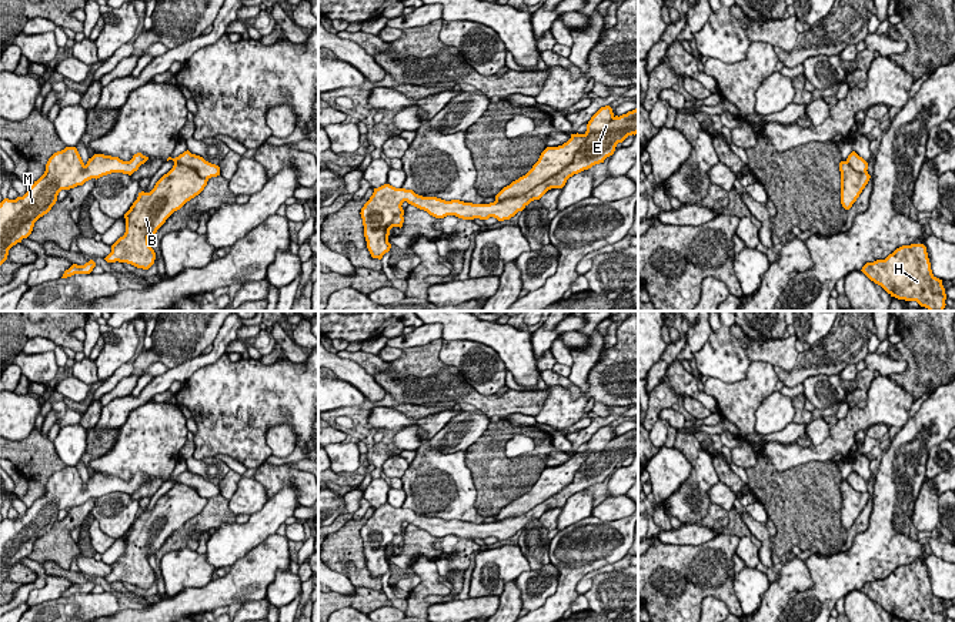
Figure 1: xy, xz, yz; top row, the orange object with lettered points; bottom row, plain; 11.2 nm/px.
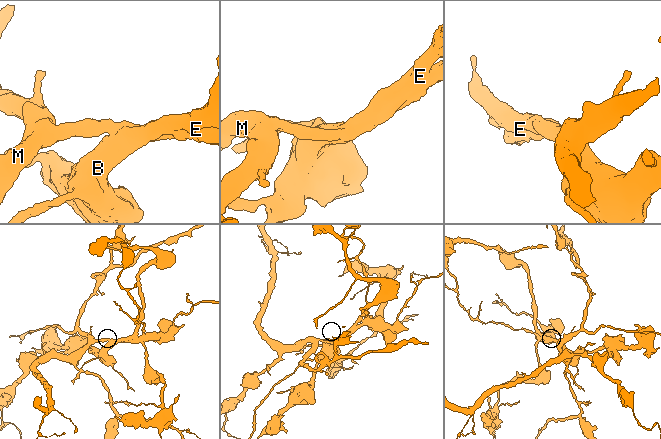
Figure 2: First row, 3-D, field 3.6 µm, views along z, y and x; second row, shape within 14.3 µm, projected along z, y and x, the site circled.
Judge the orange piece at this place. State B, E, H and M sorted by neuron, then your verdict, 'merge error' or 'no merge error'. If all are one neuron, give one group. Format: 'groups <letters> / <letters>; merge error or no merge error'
groups B E H M; no merge error

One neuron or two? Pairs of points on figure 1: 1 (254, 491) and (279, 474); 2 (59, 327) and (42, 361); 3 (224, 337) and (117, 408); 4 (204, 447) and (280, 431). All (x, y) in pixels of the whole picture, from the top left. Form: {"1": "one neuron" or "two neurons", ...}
{"1": "two neurons", "2": "two neurons", "3": "one neuron", "4": "two neurons"}

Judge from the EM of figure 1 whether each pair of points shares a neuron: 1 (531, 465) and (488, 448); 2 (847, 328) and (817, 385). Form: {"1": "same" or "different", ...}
{"1": "same", "2": "different"}

